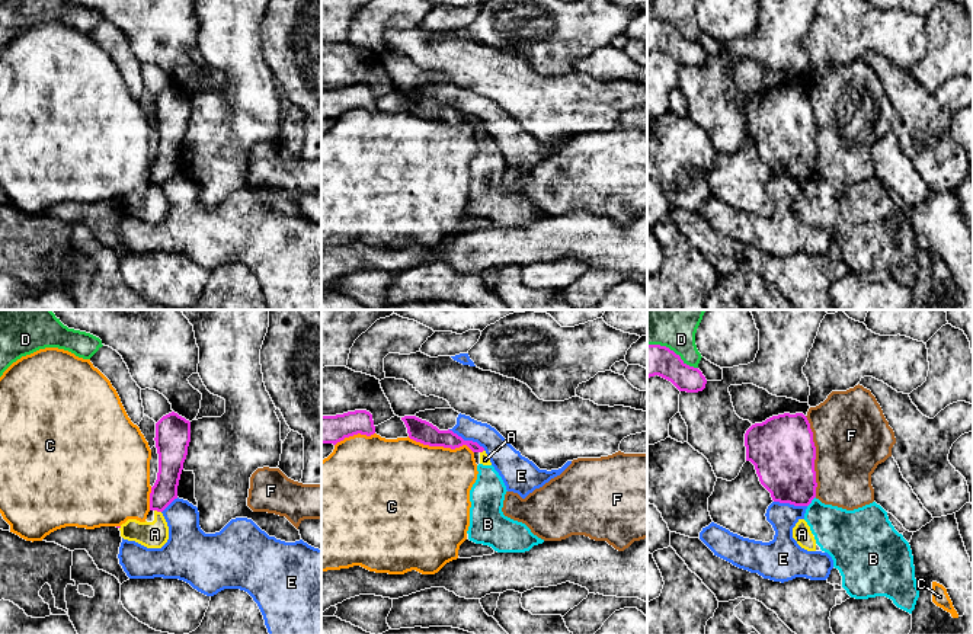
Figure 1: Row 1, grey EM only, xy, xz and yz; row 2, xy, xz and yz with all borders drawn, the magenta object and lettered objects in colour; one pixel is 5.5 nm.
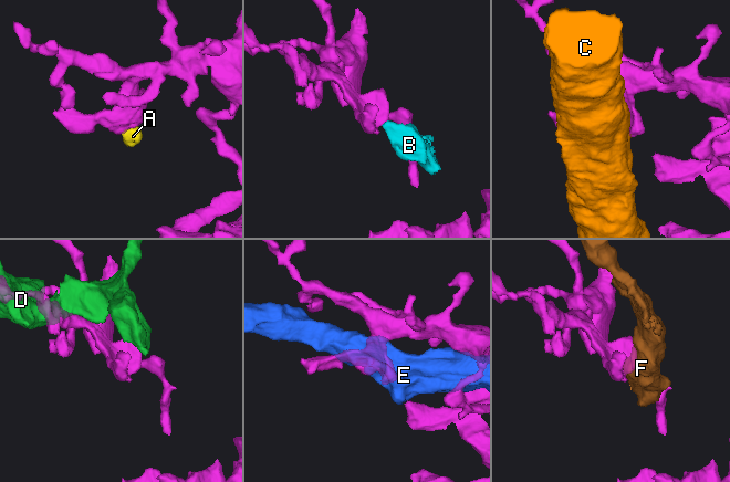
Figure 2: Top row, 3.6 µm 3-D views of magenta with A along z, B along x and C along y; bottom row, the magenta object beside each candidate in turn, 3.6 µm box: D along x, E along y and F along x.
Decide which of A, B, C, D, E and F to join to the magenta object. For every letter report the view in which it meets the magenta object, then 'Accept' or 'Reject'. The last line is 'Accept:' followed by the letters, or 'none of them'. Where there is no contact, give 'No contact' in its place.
A: Touches magenta in xy. Reject
B: Touches magenta in yz. Reject
C: Touches magenta in xz. Reject
D: Touches magenta in yz. Reject
E: Touches magenta in xz. Reject
F: Touches magenta in yz. Reject
Accept: none of them

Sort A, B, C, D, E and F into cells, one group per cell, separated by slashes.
A B / C / D / E / F

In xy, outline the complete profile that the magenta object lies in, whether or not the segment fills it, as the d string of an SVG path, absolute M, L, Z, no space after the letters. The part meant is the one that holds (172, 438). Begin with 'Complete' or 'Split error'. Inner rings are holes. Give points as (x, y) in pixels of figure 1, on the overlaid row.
Complete. M172 412L156 423L159 473L150 493L150 510L163 512L177 499L177 486L191 442L191 422Z

